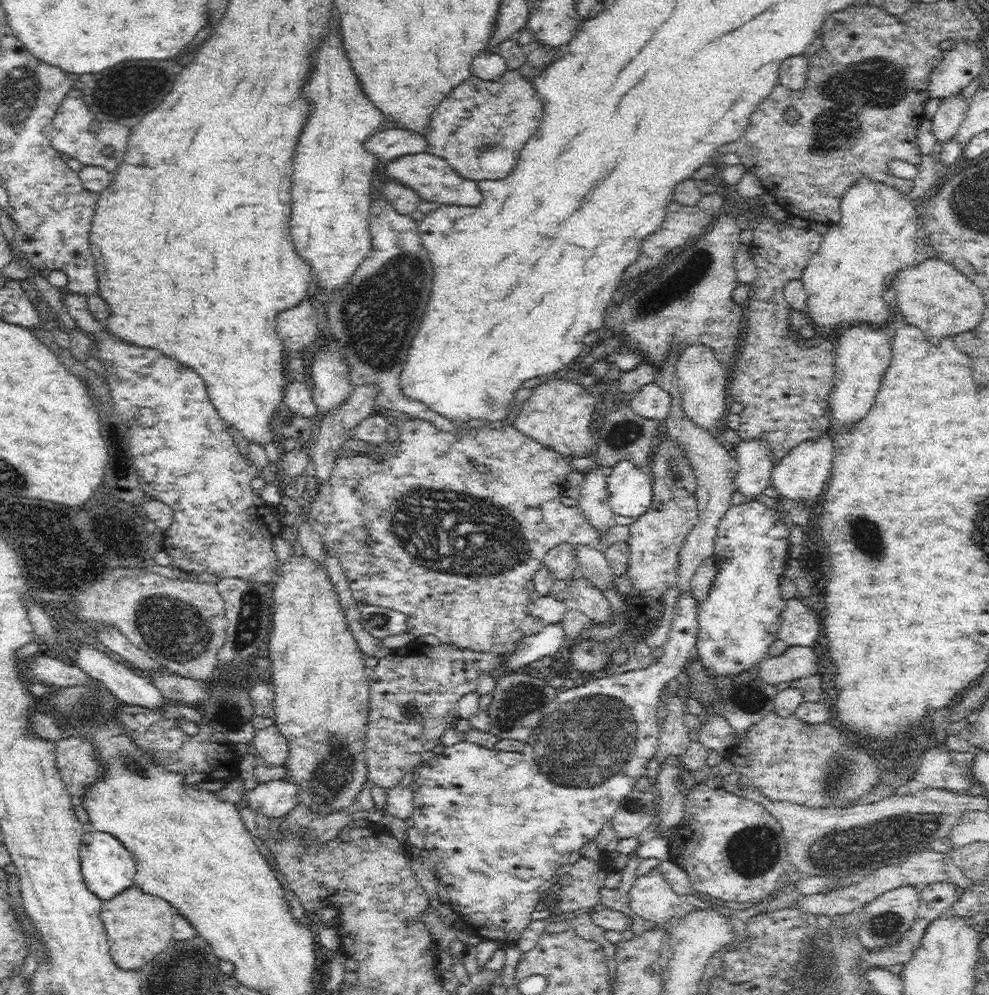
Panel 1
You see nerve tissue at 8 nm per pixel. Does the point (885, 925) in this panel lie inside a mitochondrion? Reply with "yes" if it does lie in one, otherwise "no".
yes

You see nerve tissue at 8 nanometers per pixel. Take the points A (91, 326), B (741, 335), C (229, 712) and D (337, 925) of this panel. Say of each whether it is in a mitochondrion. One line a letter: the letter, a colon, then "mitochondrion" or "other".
A: mitochondrion
B: other
C: mitochondrion
D: other

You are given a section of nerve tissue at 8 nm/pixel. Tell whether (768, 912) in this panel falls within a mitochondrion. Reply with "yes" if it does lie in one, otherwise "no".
no

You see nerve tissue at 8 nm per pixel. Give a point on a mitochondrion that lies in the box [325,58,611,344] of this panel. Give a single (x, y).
(484, 148)

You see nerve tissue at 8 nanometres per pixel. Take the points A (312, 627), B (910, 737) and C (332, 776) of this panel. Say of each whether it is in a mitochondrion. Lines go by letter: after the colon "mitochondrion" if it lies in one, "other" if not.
A: other
B: other
C: mitochondrion

